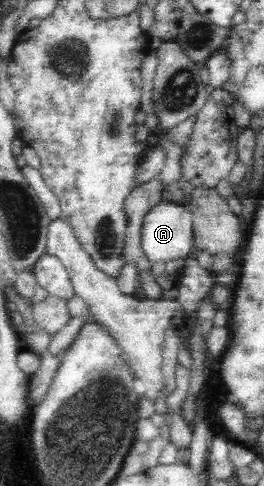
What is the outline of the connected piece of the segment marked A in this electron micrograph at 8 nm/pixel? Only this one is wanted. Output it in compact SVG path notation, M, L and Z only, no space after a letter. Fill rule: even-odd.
M161 200L144 216L141 235L141 248L151 263L167 263L179 258L186 259L194 250L192 213L186 205Z

